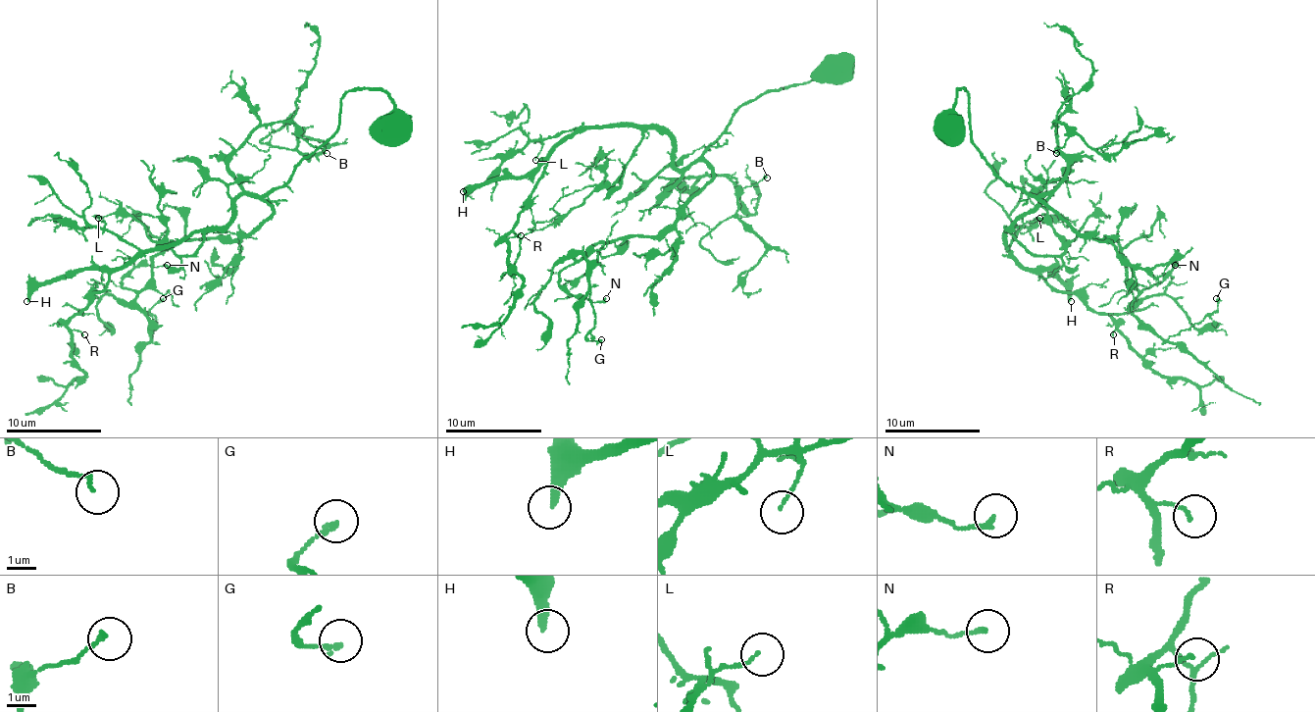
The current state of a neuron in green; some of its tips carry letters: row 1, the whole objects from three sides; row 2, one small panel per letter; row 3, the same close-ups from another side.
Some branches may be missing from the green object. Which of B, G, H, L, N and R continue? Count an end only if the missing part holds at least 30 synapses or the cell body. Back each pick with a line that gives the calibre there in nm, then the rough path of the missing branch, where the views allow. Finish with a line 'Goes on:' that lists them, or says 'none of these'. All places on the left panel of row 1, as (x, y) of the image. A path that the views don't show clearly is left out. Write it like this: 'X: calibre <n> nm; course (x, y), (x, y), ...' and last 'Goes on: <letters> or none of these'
H: calibre 320 nm
Goes on: H

